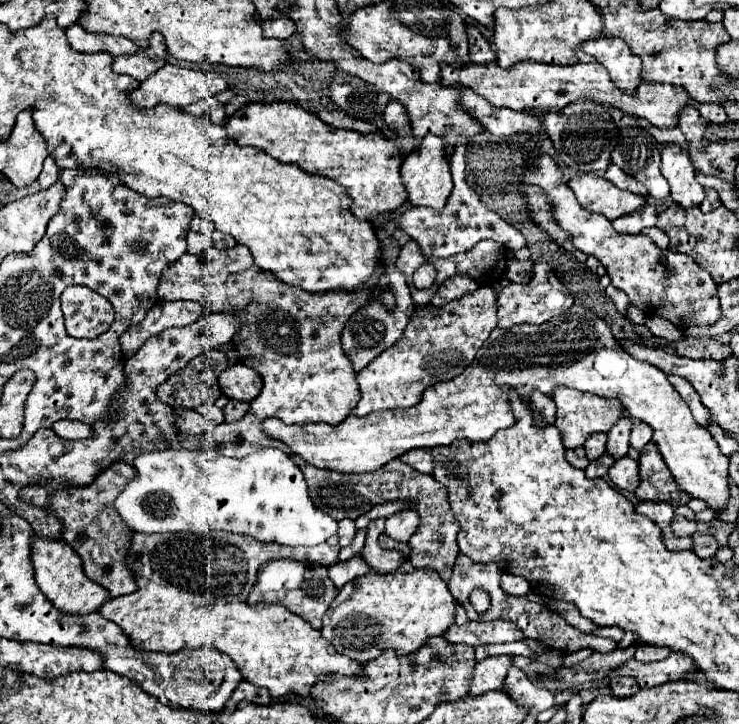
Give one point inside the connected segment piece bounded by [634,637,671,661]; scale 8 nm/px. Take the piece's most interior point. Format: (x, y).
(644, 653)

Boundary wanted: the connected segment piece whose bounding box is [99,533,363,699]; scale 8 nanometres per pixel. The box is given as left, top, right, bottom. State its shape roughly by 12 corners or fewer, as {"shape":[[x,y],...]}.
{"shape":[[133,533],[101,615],[141,651],[213,645],[271,697],[361,675],[241,579],[273,543]]}

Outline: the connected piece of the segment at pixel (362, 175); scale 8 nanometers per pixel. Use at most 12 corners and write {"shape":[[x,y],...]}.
{"shape":[[249,103],[229,139],[343,185],[373,221],[407,201],[383,133],[293,103]]}

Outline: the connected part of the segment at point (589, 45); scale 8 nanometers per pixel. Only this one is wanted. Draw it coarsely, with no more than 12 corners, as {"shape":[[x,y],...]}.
{"shape":[[599,37],[581,49],[619,89],[637,91],[641,57],[623,39]]}

